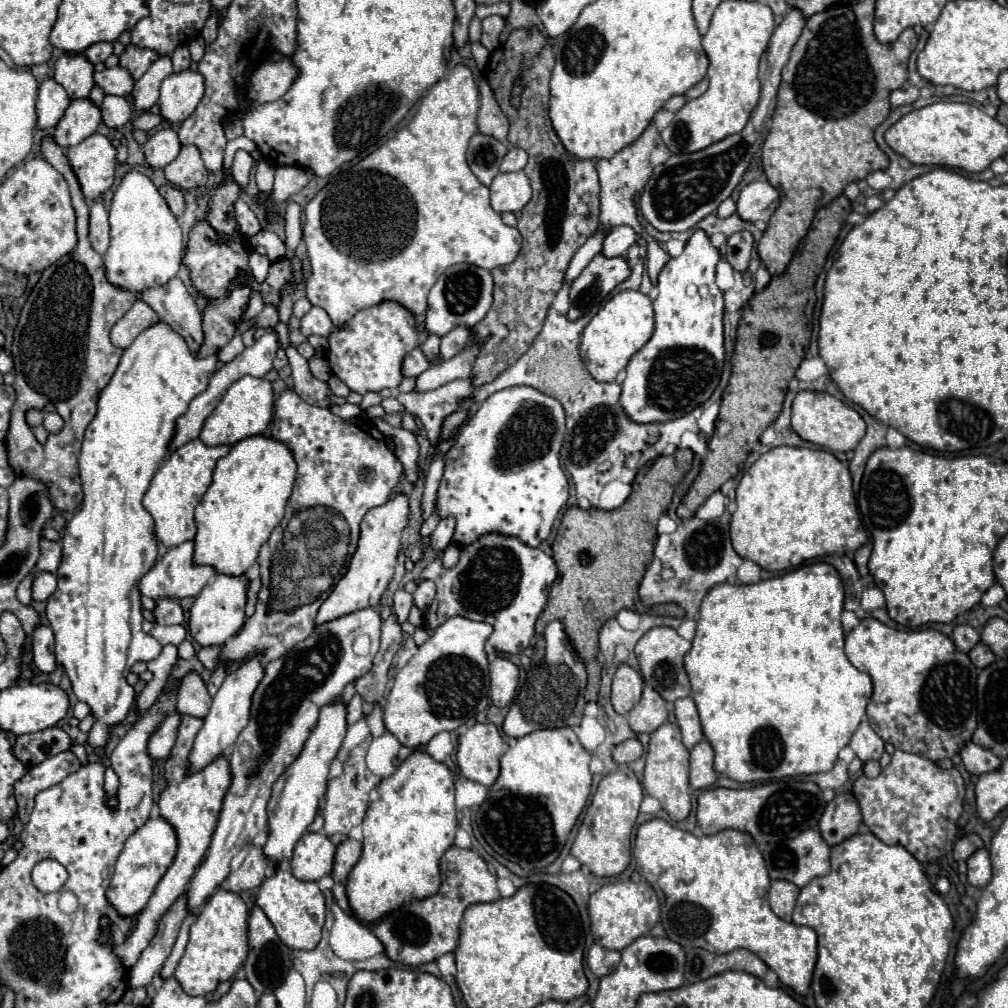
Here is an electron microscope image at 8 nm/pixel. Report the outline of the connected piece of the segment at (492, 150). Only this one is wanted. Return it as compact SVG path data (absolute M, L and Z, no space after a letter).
M476 132L468 146L468 166L482 184L490 186L492 178L500 172L500 164L506 152L508 148L504 142Z

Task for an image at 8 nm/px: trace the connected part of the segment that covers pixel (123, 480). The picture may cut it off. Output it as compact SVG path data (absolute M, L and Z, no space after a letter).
M158 322L146 328L132 346L124 350L112 380L100 392L98 412L84 432L84 444L78 460L84 500L82 508L66 524L62 536L62 562L56 572L58 588L46 602L46 618L56 638L56 662L64 666L76 698L90 706L96 720L88 732L88 744L104 758L104 748L110 742L110 730L126 720L136 700L136 692L126 680L130 668L136 662L154 660L162 650L162 644L142 630L142 594L138 584L140 578L150 572L158 556L154 518L144 510L142 496L170 452L176 420L188 410L190 400L208 388L208 380L214 370L216 366L204 366L204 360L192 356L178 332L174 332L166 322Z

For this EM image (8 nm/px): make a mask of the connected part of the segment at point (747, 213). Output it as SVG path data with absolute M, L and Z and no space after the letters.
M754 180L748 186L744 186L736 202L740 218L748 222L756 220L768 222L778 204L780 204L780 194L766 180Z

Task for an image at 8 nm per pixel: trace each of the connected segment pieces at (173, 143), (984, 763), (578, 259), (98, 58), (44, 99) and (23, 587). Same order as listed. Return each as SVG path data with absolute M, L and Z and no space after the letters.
M170 126L156 130L144 144L146 162L154 168L164 168L178 156L178 152L180 152L180 140L176 130Z
M968 742L962 750L960 750L960 756L962 756L962 762L964 762L964 768L974 774L974 776L980 776L980 774L986 774L986 772L992 772L996 768L1000 768L1002 760L998 756L994 756L990 750L986 748L980 748L976 746L974 742Z
M596 232L594 236L590 236L586 240L586 244L574 254L574 258L572 258L572 262L570 262L570 266L568 266L566 274L564 274L564 282L570 284L570 282L576 280L576 276L580 276L580 272L588 266L588 262L602 250L604 236L606 236L606 232Z
M98 42L98 44L92 44L84 54L90 62L98 64L98 62L104 62L110 54L112 54L112 42Z
M48 78L40 84L38 100L36 100L36 114L38 114L38 128L42 130L54 130L54 126L64 116L66 108L70 104L68 94L60 84L56 84L54 78Z
M30 572L18 586L18 600L22 604L30 604L32 602L32 580L34 580L34 572Z

